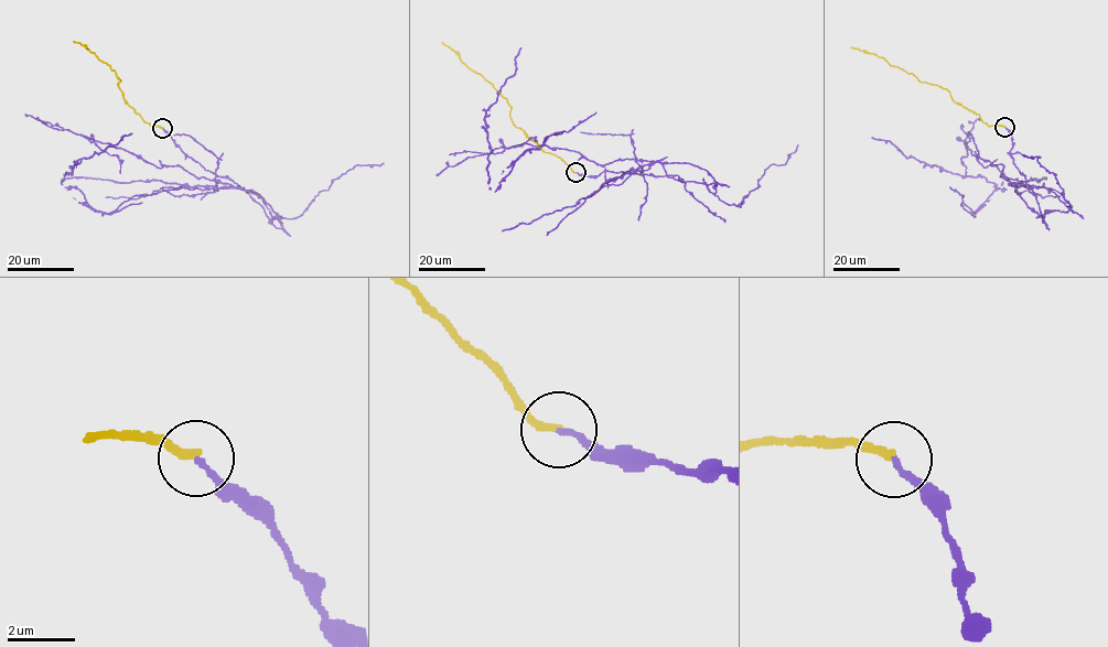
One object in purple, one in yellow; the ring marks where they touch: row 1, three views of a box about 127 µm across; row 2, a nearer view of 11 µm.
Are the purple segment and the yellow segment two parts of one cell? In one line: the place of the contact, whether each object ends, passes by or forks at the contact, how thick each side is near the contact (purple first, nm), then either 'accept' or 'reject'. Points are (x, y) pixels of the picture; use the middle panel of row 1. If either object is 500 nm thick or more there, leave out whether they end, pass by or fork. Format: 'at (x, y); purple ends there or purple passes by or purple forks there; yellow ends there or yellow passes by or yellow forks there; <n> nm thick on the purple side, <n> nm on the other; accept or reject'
at (576, 172); purple ends there; yellow ends there; 180 nm thick on the purple side, 260 nm on the other; reject

